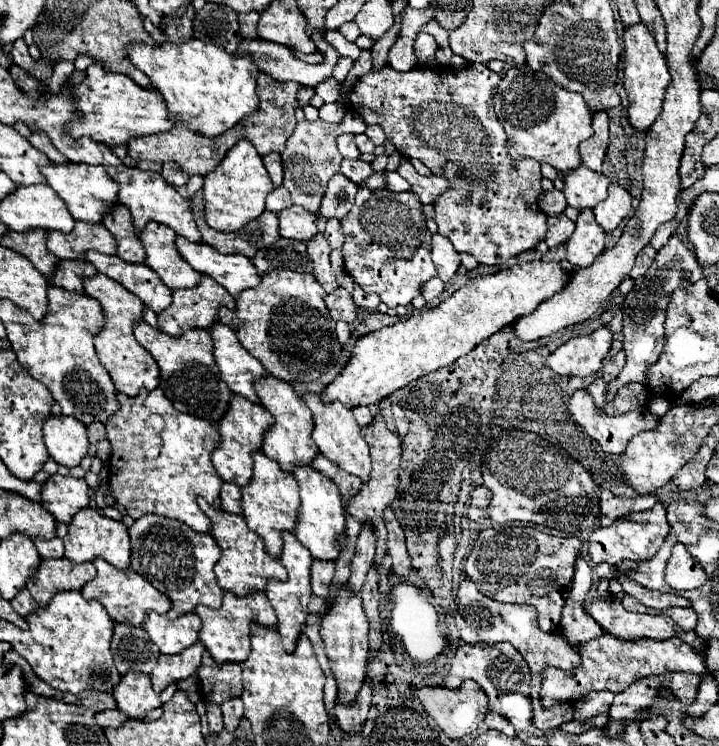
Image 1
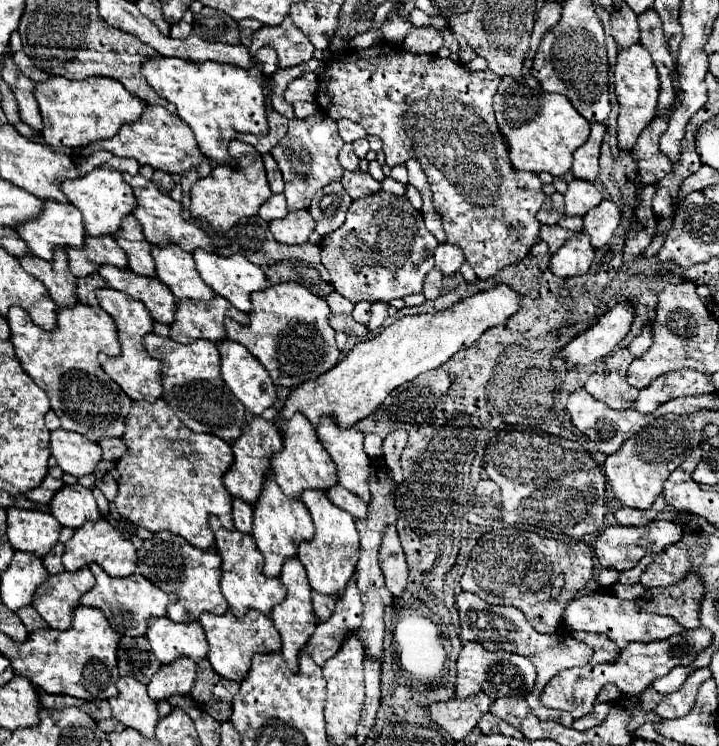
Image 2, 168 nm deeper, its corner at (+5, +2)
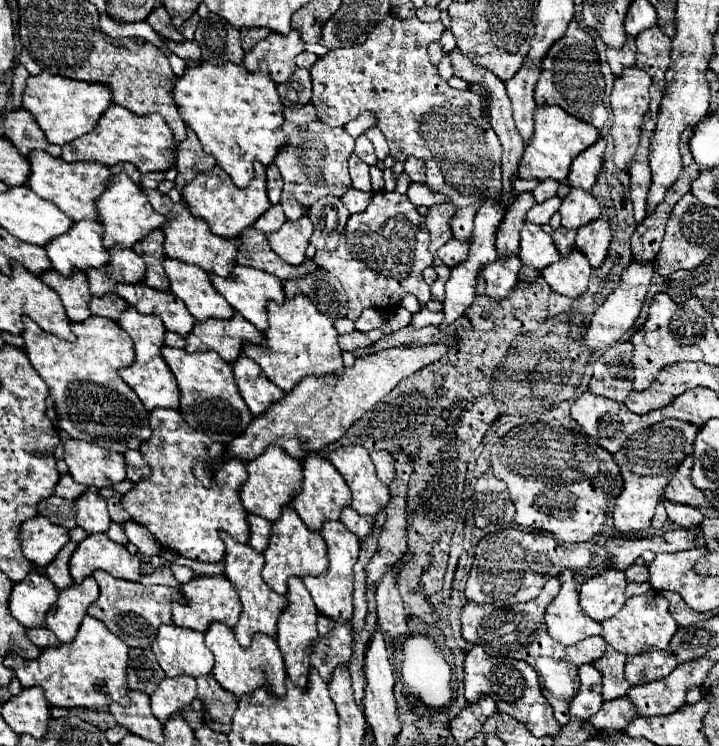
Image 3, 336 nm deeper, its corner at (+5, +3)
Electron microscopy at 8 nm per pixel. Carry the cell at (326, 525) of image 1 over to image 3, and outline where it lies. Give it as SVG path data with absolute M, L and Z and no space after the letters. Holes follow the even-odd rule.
M328 522L322 528L322 538L326 542L328 548L328 572L314 578L314 576L306 576L302 578L302 582L306 584L316 608L320 614L328 616L334 622L350 622L352 614L354 614L354 600L352 600L352 592L354 592L354 562L358 560L358 552L360 552L360 542L358 538L354 538L354 534L350 534L350 530L346 530L346 526L342 526L342 522Z

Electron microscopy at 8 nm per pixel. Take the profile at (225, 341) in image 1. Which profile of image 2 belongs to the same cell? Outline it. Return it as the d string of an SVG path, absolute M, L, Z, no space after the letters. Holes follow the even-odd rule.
M222 339L222 343L218 343L218 351L222 359L222 379L228 385L228 389L238 397L238 401L252 415L262 415L268 407L272 407L276 399L276 389L264 365L244 345L238 345L236 341L230 339Z

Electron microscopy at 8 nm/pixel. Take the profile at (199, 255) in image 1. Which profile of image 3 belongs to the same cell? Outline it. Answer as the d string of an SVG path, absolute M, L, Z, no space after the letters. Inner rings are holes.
M236 266L234 274L230 278L214 278L214 274L210 278L212 278L214 288L230 302L230 306L238 314L242 314L248 322L252 322L260 332L268 330L268 314L266 314L268 302L276 302L276 304L286 302L284 284L282 284L280 278L274 278L266 272L260 272L260 270L254 270L254 268L248 268L248 266Z

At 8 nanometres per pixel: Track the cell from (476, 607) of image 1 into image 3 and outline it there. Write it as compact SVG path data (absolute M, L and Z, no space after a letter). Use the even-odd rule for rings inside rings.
M552 576L536 600L514 604L514 606L478 606L476 602L468 602L462 608L460 620L462 620L462 636L466 642L480 644L490 656L524 660L538 672L542 694L550 702L558 724L564 726L570 720L570 712L568 712L570 702L578 692L578 668L582 664L592 664L594 660L598 660L606 652L608 644L604 638L594 636L574 646L566 646L556 642L548 634L544 614L550 602L558 596L560 586L562 586L560 578Z

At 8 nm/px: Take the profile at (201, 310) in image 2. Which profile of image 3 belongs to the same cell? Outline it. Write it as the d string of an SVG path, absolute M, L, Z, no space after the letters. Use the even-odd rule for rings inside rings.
M234 316L226 322L210 320L210 322L196 322L194 334L186 338L186 350L188 352L208 352L214 350L220 354L220 358L228 364L236 362L238 356L242 354L242 344L258 344L266 346L264 334L250 326L242 316Z

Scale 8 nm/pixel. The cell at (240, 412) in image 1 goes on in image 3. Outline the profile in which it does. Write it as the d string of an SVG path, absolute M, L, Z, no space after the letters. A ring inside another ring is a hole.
M272 444L266 448L264 454L248 462L246 470L248 470L248 480L240 490L244 508L250 514L258 514L266 518L268 522L276 522L282 514L282 508L290 506L294 496L302 490L302 464Z

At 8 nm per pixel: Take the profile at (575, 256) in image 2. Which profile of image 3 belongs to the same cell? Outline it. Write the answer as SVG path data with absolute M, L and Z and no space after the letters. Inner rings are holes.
M572 250L568 256L546 266L546 270L542 270L542 278L556 294L578 298L588 290L590 272L592 268L586 262L586 256L578 250Z

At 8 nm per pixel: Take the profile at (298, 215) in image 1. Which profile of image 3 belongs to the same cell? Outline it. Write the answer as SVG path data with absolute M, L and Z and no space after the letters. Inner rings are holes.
M300 218L296 222L284 222L282 228L268 236L270 248L288 264L298 266L304 262L304 252L308 248L314 228L310 218Z

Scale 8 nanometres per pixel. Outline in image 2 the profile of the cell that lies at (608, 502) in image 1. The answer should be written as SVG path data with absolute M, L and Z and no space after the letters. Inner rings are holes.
M660 495L650 509L626 509L626 507L620 507L620 509L614 513L614 519L616 519L620 525L646 525L650 519L656 519L658 513L660 513L664 507L666 507L666 501L664 501L664 497Z

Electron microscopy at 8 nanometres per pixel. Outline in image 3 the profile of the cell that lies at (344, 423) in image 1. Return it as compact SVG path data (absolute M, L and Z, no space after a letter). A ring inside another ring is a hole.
M362 446L336 448L330 454L330 462L352 492L352 508L362 516L376 518L376 514L390 502L390 490L378 480L368 450Z

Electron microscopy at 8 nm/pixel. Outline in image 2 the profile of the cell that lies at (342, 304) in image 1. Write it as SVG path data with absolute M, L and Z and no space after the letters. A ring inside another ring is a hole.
M332 313L330 315L330 327L334 331L344 331L346 335L368 335L368 327L366 325L360 325L352 319L352 315L346 315L346 313Z

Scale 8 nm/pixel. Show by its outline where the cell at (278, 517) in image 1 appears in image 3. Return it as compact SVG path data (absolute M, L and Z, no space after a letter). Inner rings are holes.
M288 506L282 510L282 516L278 522L272 522L272 536L270 544L264 552L266 564L262 570L264 582L278 594L288 592L288 578L304 578L304 576L318 576L328 570L328 556L326 556L326 544L320 538L320 534L312 534L312 530L306 530L306 524L298 518L298 514Z

